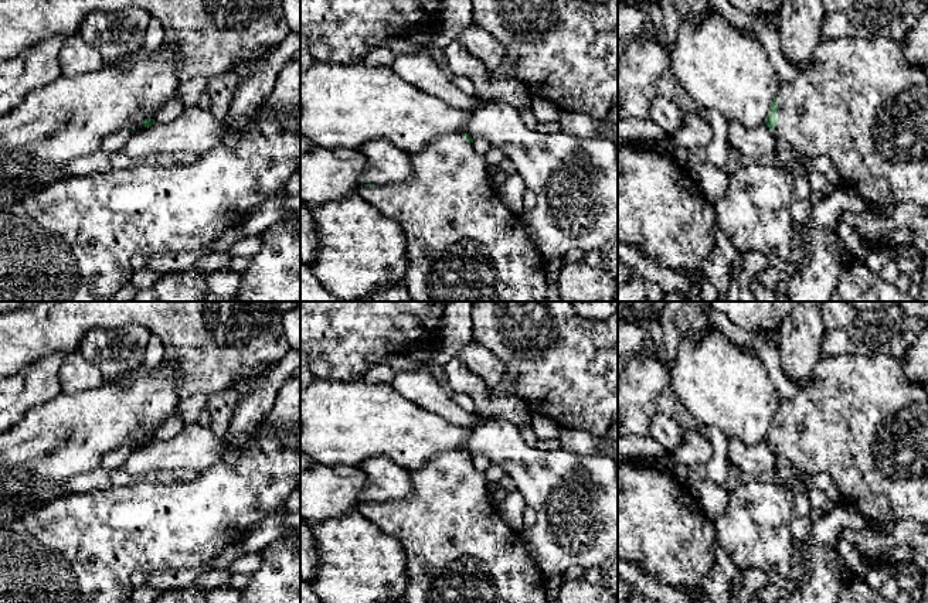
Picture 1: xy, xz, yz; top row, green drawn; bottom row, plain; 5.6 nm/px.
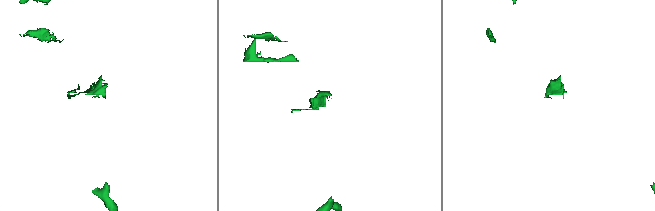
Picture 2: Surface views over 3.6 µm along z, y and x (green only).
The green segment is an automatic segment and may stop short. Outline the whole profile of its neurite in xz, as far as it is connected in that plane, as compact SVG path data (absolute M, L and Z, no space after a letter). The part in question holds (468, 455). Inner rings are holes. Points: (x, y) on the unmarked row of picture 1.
M466 450L442 452L432 457L424 467L412 470L414 491L405 498L374 502L360 502L357 511L373 522L383 532L397 538L407 556L407 587L404 592L405 603L548 603L545 576L536 568L527 546L523 542L523 531L513 529L504 522L497 511L497 505L490 500L490 484L485 478L483 471L479 471L473 466L473 456Z

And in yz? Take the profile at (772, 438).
M822 355L808 388L800 389L792 401L779 405L765 439L775 456L786 457L795 467L809 476L827 473L834 480L843 502L851 504L868 521L918 521L928 525L928 385L911 382L904 377L904 360L890 355Z

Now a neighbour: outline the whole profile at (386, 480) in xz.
M385 456L366 459L357 466L367 477L358 501L387 502L405 498L414 491L411 471Z

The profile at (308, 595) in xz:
M300 582L300 603L323 603L310 583Z

